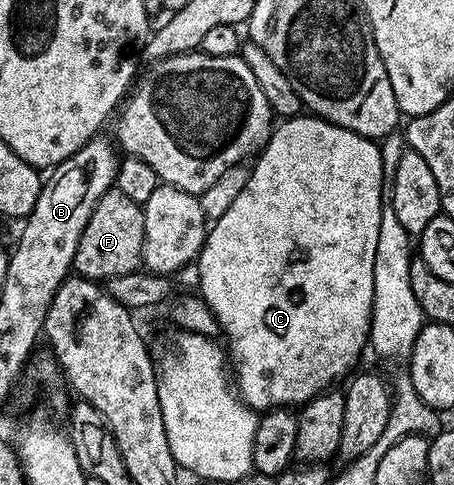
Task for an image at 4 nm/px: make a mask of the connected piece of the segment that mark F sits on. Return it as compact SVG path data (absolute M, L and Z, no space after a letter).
M116 187L109 189L97 202L81 240L77 242L77 254L73 265L74 271L84 280L105 282L114 276L140 271L143 262L143 243L145 242L145 218L143 206L125 198Z

